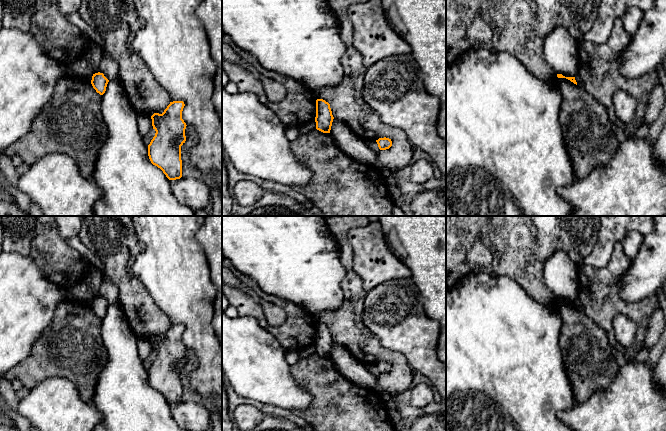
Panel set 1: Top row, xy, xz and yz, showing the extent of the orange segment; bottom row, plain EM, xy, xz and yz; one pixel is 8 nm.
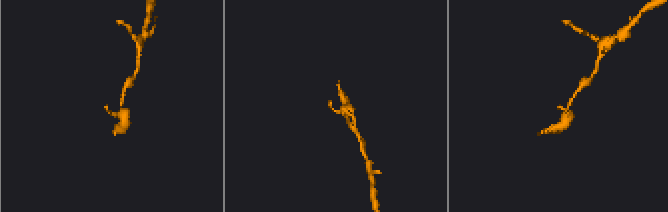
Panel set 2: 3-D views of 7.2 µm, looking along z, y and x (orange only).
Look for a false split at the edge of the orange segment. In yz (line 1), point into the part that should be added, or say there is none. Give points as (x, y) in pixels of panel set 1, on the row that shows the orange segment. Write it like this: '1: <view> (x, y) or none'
1: none

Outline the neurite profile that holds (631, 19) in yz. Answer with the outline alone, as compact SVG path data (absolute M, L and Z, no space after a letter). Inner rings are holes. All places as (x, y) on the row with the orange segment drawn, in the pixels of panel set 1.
M631 7L625 11L621 19L624 30L632 35L637 31L643 19L643 11L637 7Z

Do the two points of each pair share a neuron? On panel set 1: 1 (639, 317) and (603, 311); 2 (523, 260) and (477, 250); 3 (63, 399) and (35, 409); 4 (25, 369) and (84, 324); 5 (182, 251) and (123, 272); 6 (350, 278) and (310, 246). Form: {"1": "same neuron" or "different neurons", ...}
{"1": "same neuron", "2": "different neurons", "3": "same neuron", "4": "same neuron", "5": "different neurons", "6": "different neurons"}

